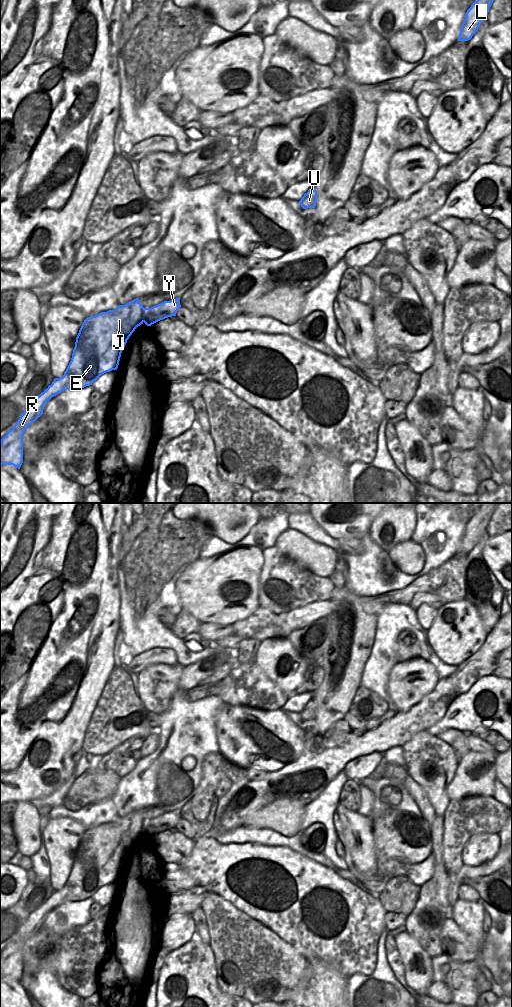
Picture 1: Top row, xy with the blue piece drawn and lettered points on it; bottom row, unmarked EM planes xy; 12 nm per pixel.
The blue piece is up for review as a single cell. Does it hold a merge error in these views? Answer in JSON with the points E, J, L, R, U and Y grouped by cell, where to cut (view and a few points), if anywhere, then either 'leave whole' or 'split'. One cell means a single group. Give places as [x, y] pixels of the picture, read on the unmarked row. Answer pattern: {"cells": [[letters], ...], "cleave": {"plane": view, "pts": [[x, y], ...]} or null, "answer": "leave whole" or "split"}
{"cells": [["E", "J", "L", "R", "U"], ["Y"]], "cleave": {"plane": "xy", "pts": [[138, 814], [127, 831], [136, 839]]}, "answer": "split"}

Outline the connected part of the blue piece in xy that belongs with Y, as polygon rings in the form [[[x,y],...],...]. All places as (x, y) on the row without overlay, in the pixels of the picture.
[[[180,810],[164,813],[151,820],[144,820],[142,816],[138,814],[136,818],[132,820],[127,833],[132,834],[136,839],[143,835],[147,838],[151,838],[160,832],[176,828],[176,825],[180,819]]]

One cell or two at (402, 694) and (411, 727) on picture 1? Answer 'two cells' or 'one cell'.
two cells

